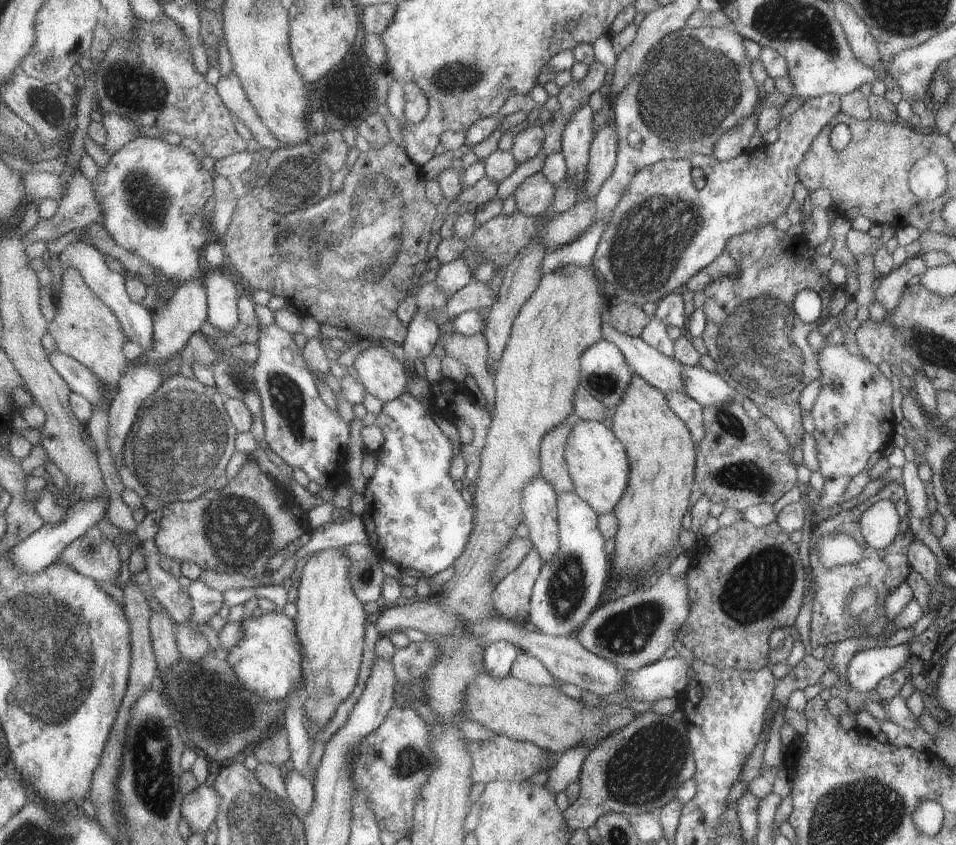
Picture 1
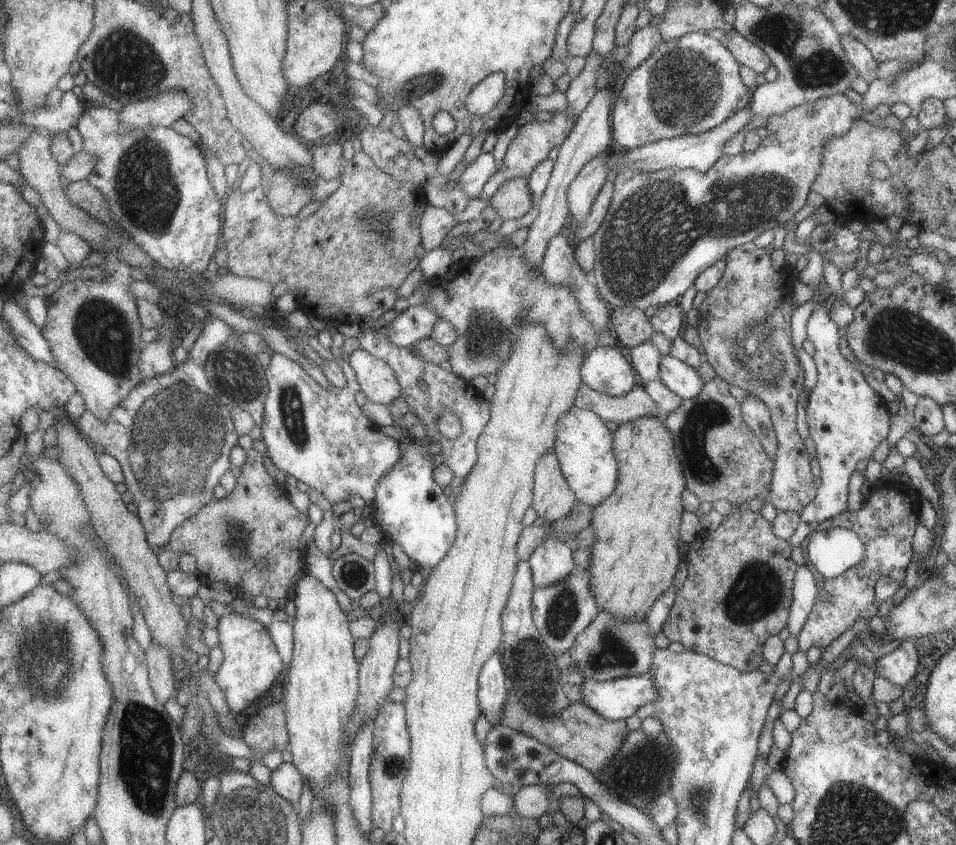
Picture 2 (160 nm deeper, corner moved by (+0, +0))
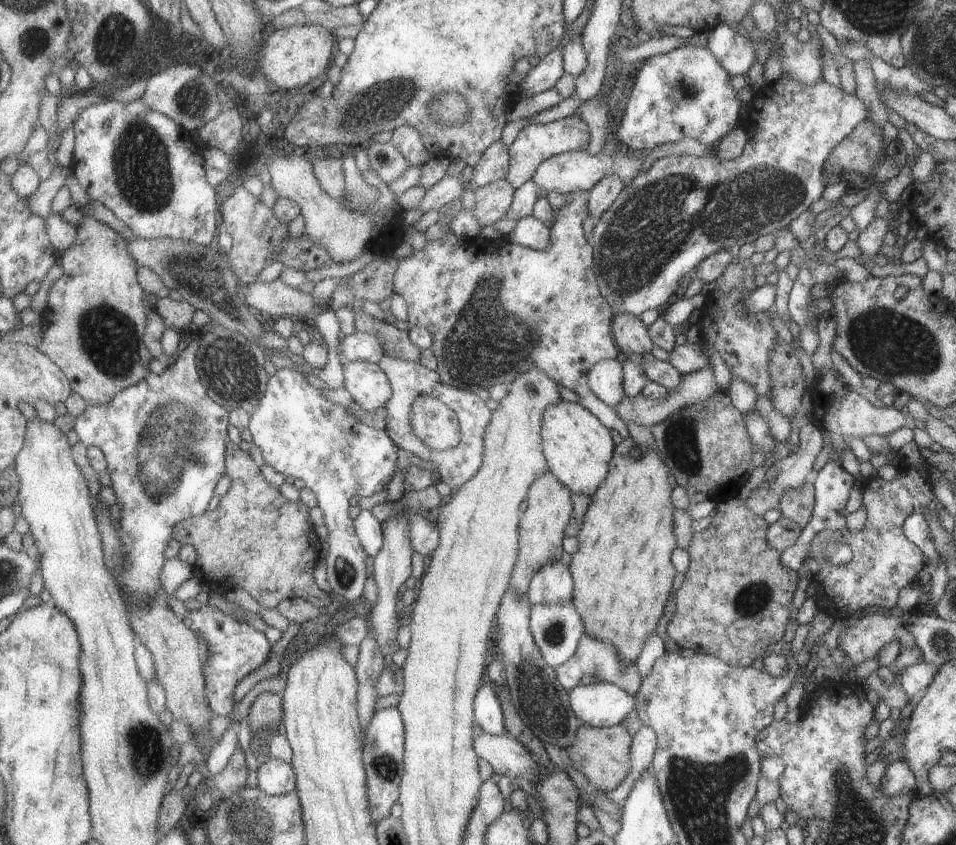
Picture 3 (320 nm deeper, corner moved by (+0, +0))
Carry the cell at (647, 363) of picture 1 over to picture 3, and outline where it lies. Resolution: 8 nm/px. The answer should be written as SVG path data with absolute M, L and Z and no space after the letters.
M532 214L515 221L513 230L502 238L530 249L540 249L549 242L550 229Z

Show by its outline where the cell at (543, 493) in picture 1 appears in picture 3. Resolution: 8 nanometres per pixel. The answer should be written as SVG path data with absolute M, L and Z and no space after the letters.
M560 560L543 565L531 577L526 592L530 608L536 604L567 604L572 599L572 576Z

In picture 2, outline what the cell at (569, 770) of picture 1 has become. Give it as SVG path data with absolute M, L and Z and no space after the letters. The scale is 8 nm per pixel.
M545 785L518 786L511 797L514 800L512 810L517 816L538 820L541 814L549 810Z

